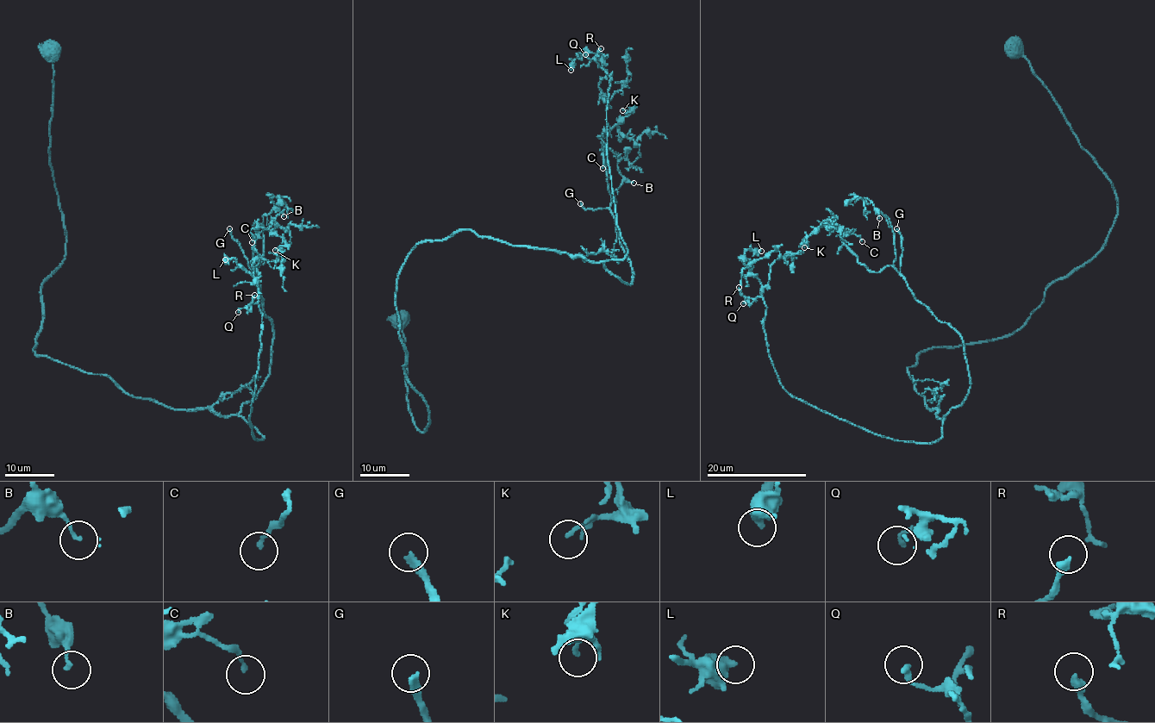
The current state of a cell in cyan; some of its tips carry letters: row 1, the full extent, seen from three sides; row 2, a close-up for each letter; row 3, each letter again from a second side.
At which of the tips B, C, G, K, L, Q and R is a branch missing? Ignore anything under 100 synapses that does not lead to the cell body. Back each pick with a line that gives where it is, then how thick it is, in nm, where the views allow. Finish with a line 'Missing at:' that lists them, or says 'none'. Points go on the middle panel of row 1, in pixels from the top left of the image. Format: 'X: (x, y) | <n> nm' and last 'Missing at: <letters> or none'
G: (580, 203) | 300 nm
Missing at: G

